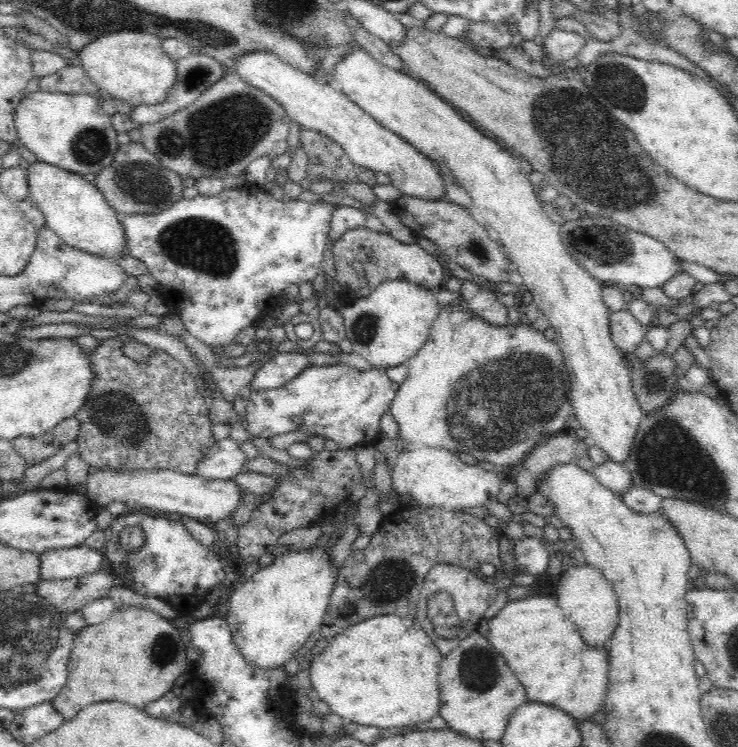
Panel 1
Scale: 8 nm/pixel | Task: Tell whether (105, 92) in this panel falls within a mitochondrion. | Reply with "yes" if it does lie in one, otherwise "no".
no

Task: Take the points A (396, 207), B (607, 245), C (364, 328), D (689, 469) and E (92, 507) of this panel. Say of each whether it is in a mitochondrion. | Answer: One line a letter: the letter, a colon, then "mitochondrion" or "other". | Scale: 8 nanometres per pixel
A: other
B: mitochondrion
C: mitochondrion
D: mitochondrion
E: other

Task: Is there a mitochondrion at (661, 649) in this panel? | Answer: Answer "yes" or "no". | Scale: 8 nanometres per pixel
no

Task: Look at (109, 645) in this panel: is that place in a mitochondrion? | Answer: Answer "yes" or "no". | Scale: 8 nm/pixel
no

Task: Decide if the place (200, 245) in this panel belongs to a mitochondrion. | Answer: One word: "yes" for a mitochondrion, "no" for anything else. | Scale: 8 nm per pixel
yes

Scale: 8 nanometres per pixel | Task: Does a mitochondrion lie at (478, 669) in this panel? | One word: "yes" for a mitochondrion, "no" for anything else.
yes

